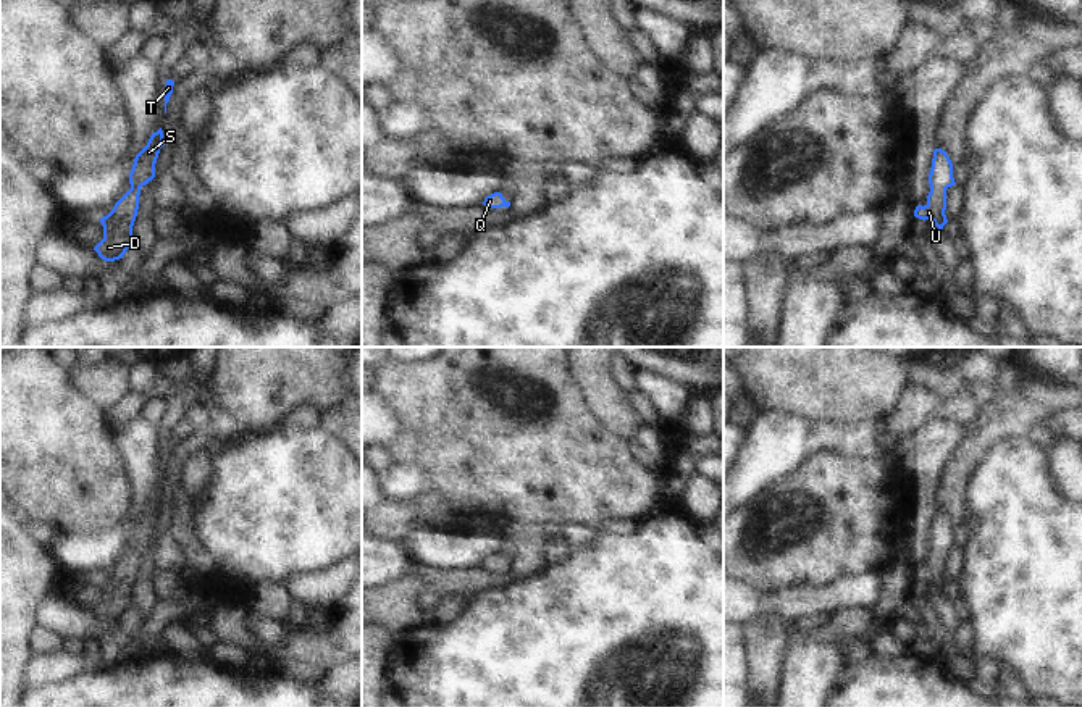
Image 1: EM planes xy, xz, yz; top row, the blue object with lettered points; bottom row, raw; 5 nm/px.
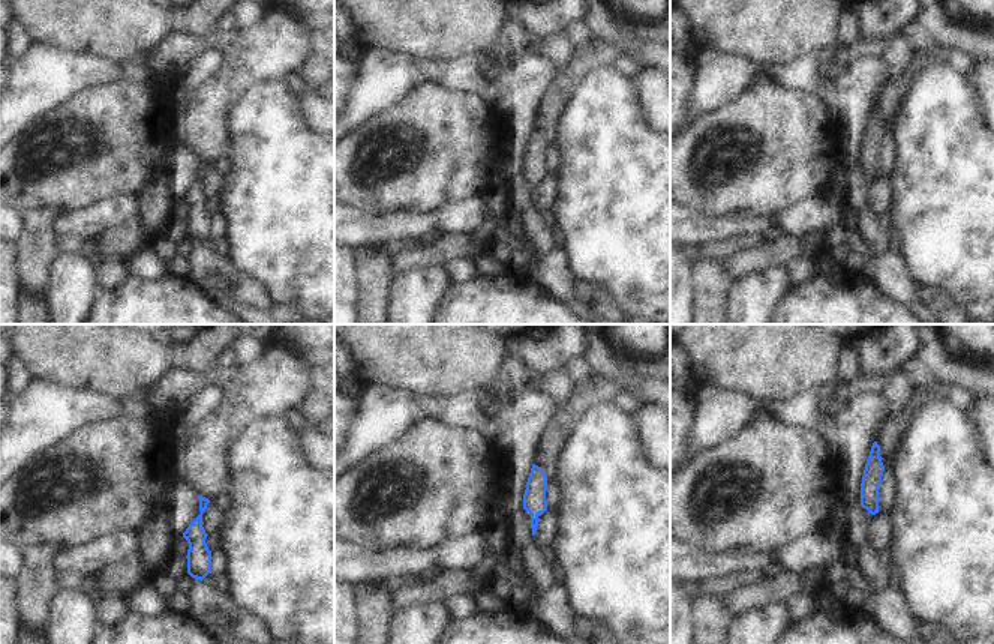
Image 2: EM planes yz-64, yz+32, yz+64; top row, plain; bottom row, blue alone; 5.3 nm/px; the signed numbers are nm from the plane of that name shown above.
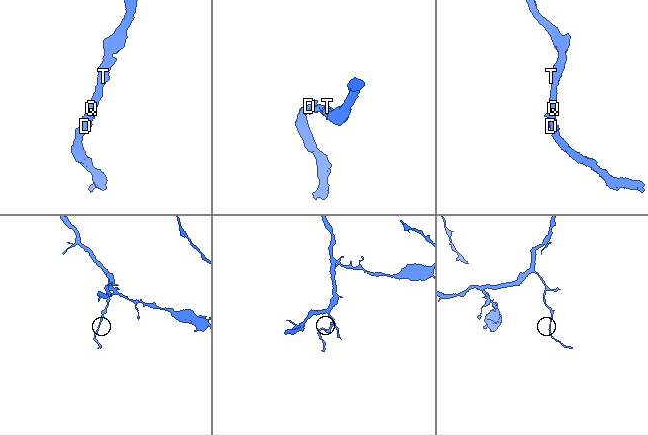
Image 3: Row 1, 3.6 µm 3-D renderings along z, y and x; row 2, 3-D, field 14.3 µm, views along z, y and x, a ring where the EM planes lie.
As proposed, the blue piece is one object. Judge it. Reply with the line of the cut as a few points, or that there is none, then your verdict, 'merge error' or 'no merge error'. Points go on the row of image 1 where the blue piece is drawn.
no cut | no merge error

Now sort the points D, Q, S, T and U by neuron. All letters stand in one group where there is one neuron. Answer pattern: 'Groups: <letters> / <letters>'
Groups: D Q S T U

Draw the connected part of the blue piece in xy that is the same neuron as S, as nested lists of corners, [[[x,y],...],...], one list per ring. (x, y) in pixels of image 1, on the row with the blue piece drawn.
[[[160,128],[150,136],[147,145],[134,158],[129,173],[131,189],[115,203],[107,216],[100,218],[103,239],[94,250],[102,260],[120,260],[132,245],[132,226],[139,210],[140,187],[155,178],[155,163],[163,145],[163,131]]]

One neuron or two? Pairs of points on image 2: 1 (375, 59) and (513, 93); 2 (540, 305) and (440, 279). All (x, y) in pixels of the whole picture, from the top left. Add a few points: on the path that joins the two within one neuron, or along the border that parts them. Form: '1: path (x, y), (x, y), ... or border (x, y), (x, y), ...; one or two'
1: path (410, 71), (464, 74), (479, 84); one
2: border (452, 282), (435, 308); two

